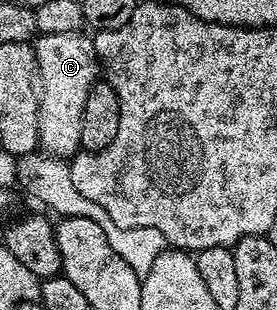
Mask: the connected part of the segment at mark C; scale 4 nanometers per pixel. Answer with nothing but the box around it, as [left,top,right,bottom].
[33,32,101,157]

